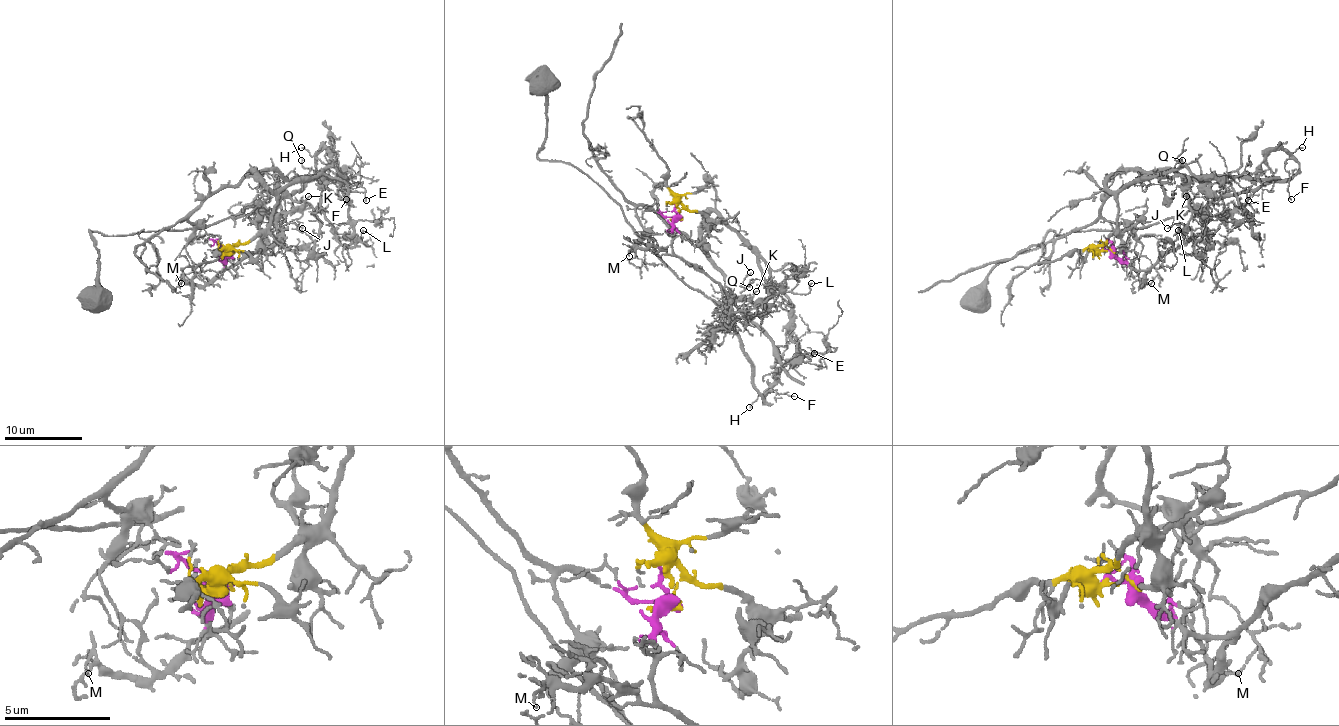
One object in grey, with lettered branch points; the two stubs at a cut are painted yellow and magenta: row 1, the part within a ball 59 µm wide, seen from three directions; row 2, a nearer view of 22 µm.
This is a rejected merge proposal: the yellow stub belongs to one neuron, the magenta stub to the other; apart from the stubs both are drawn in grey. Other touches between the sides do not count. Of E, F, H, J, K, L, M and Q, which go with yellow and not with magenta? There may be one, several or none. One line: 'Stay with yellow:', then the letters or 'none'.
Stay with yellow: E, L, Q

